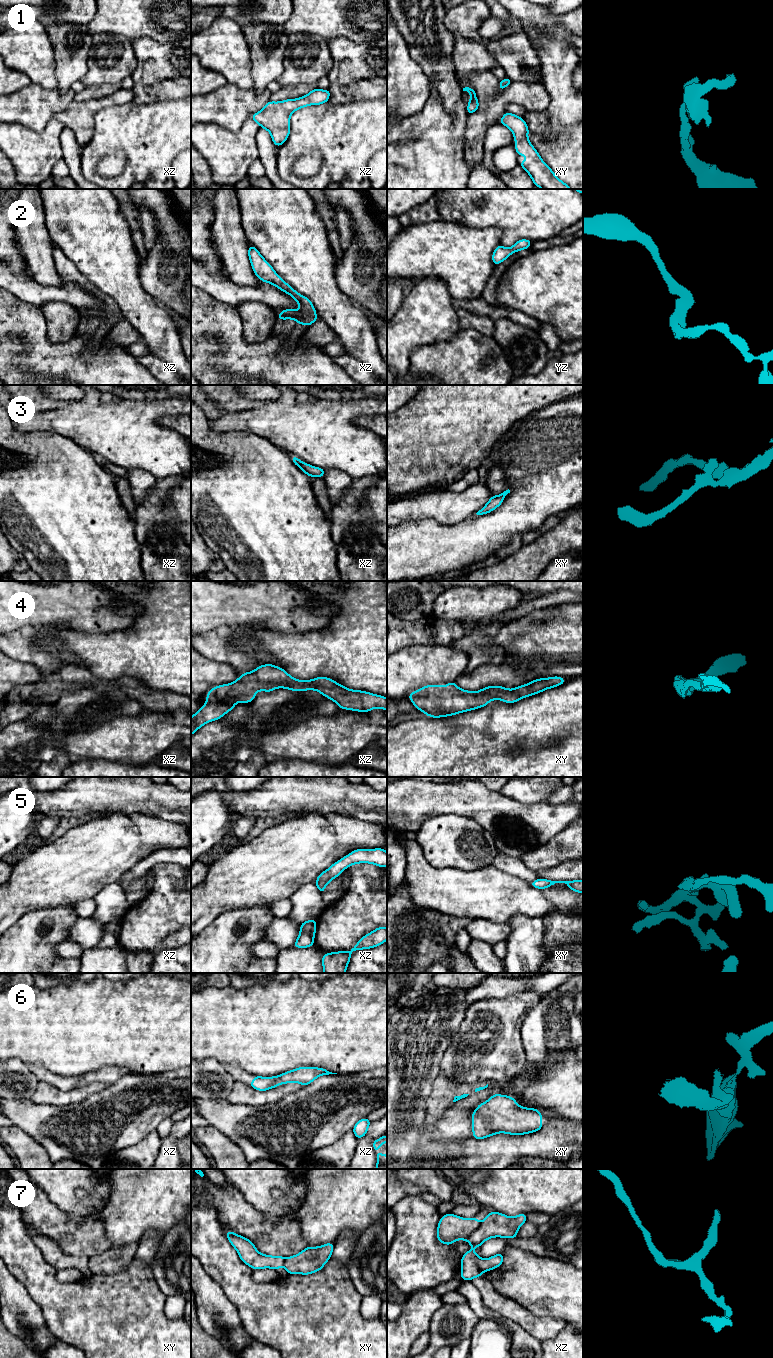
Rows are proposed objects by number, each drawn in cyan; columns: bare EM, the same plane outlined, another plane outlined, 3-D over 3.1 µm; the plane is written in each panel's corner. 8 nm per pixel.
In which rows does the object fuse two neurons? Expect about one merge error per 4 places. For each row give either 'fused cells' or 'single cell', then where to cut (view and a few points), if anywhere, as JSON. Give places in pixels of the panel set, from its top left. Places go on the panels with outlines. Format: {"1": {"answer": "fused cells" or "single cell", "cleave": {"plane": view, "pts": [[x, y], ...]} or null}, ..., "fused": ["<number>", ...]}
{"1": {"answer": "single cell", "cleave": null}, "2": {"answer": "single cell", "cleave": null}, "3": {"answer": "single cell", "cleave": null}, "4": {"answer": "single cell", "cleave": null}, "5": {"answer": "single cell", "cleave": null}, "6": {"answer": "single cell", "cleave": null}, "7": {"answer": "fused cells", "cleave": {"plane": "xz", "pts": [[481, 1222], [466, 1239]]}}, "fused": ["7"]}

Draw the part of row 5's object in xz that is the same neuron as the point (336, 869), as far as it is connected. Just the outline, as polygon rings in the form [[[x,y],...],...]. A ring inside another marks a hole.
[[[382,848],[356,849],[338,862],[332,864],[326,871],[319,874],[315,882],[320,893],[323,894],[327,884],[338,877],[346,868],[353,864],[370,863],[379,867],[387,867],[387,852]]]

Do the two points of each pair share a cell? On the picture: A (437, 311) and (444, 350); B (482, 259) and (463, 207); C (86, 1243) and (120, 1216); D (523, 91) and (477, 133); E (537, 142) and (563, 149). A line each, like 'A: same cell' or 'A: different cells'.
A: different cells
B: different cells
C: different cells
D: same cell
E: same cell

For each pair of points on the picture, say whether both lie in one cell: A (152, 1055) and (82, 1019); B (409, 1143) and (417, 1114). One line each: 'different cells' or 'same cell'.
A: same cell
B: same cell

